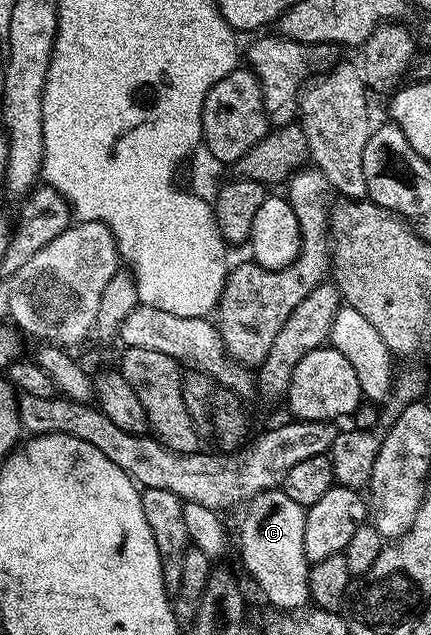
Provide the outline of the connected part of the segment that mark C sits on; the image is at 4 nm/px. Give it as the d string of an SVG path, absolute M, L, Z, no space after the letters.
M281 488L266 490L253 496L246 503L245 509L247 511L243 514L243 523L239 526L239 554L243 557L244 568L251 573L252 580L259 585L260 592L275 605L276 611L302 611L311 602L309 563L305 556L306 509L301 504L297 504L297 500L289 500L289 496Z

